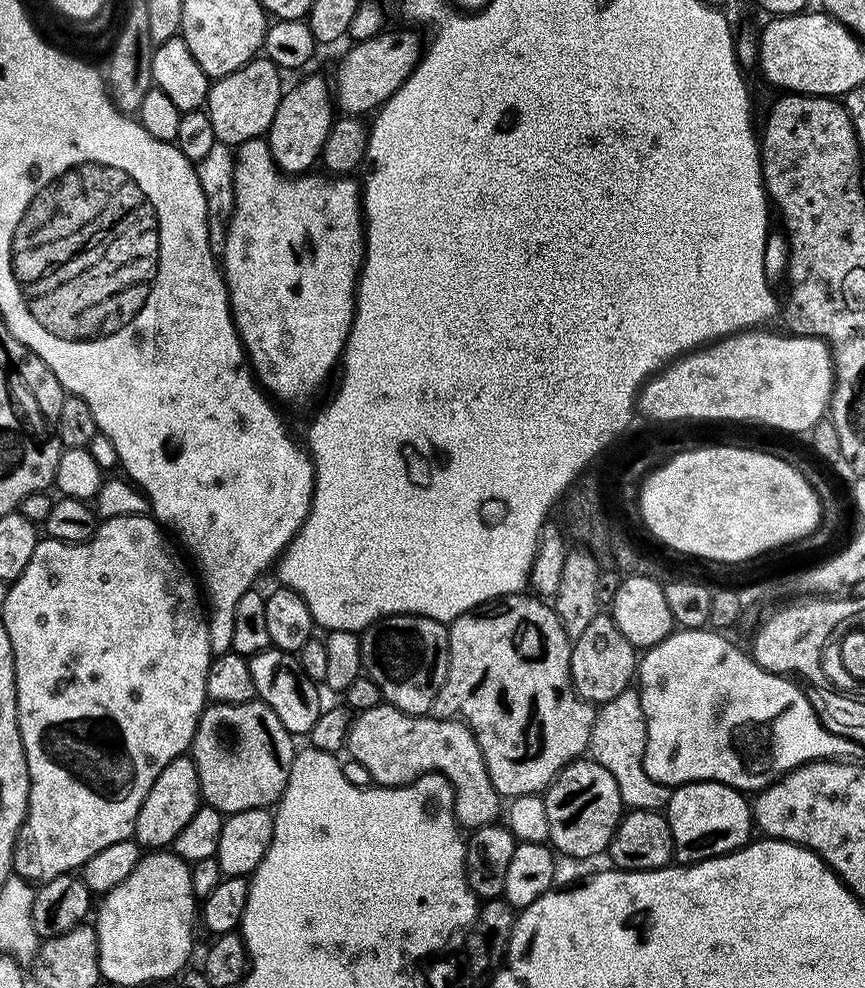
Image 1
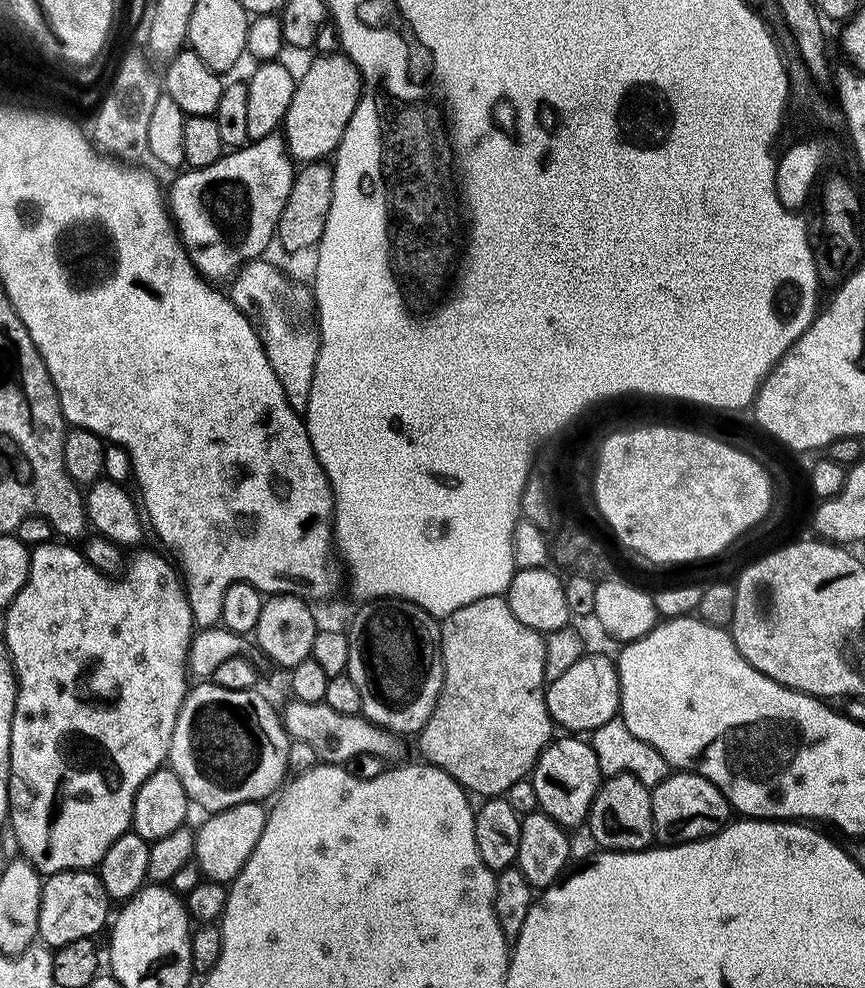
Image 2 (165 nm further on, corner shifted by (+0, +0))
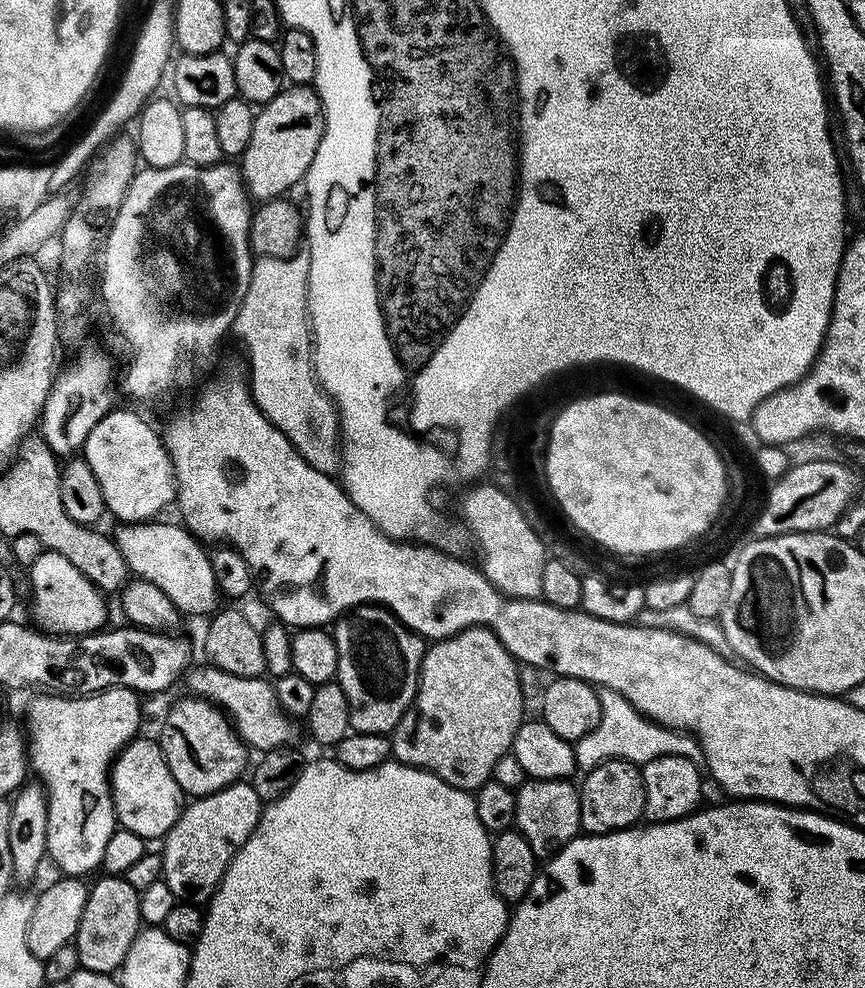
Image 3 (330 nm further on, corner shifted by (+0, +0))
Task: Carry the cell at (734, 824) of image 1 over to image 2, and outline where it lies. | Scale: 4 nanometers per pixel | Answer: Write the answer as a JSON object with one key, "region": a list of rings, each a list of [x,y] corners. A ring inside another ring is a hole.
{"region":[[[673,771],[667,780],[651,789],[651,793],[656,840],[668,846],[689,844],[691,840],[705,840],[708,836],[716,836],[734,816],[734,809],[722,790],[693,772]]]}

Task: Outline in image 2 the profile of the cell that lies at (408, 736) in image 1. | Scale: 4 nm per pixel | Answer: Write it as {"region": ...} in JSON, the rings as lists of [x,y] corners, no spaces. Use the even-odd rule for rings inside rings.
{"region":[[[293,699],[292,704],[282,708],[282,721],[284,729],[293,741],[301,740],[309,744],[320,755],[321,761],[330,764],[347,765],[347,760],[355,756],[381,756],[388,760],[392,756],[393,733],[376,724],[371,724],[367,718],[359,714],[338,714],[329,704],[307,704]]]}

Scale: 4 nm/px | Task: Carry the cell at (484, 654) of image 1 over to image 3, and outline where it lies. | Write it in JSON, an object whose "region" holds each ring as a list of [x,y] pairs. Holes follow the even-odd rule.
{"region":[[[467,628],[448,640],[435,641],[424,653],[414,706],[408,709],[391,733],[392,756],[399,763],[433,772],[450,786],[475,793],[492,779],[498,758],[509,755],[514,734],[518,734],[526,720],[524,692],[520,689],[516,668],[517,661],[489,628]]]}

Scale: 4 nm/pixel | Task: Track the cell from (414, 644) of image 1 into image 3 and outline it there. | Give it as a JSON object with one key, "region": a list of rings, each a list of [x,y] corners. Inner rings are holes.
{"region":[[[366,604],[362,608],[354,608],[351,612],[340,617],[334,624],[334,635],[338,646],[338,670],[336,671],[335,683],[342,686],[342,694],[346,694],[346,702],[350,706],[350,726],[353,732],[365,732],[366,734],[388,734],[398,726],[398,722],[413,707],[416,699],[416,691],[420,685],[420,671],[424,661],[426,651],[426,641],[423,636],[416,632],[411,632],[395,614],[387,608],[380,607],[379,604]]]}

